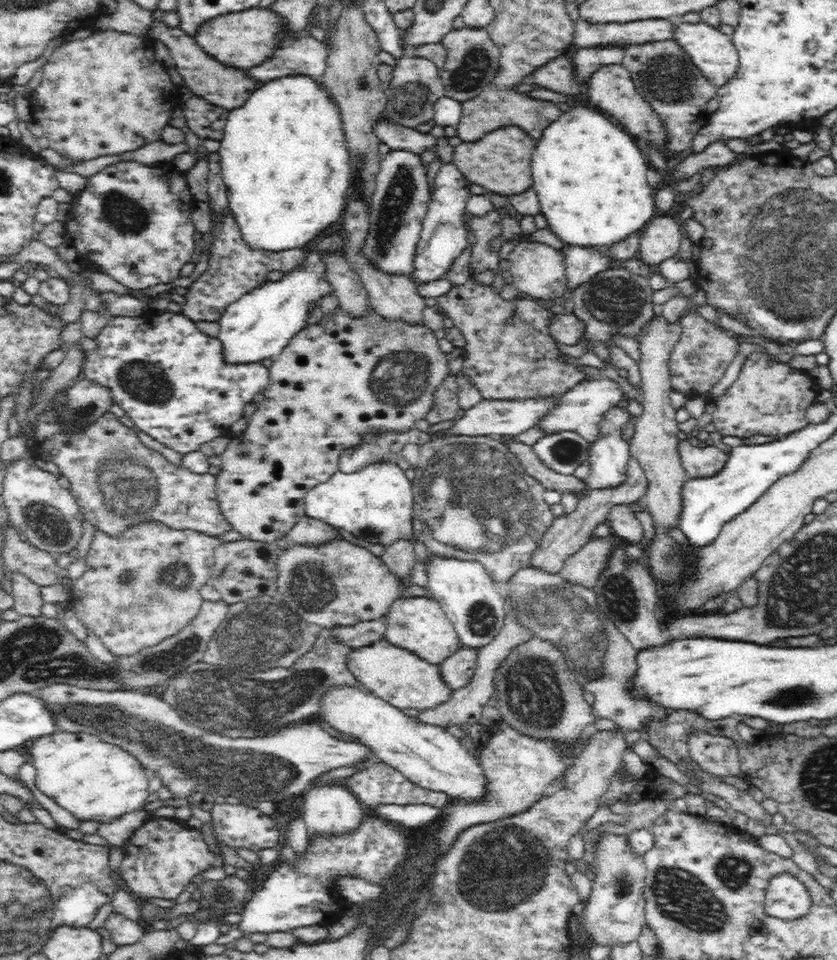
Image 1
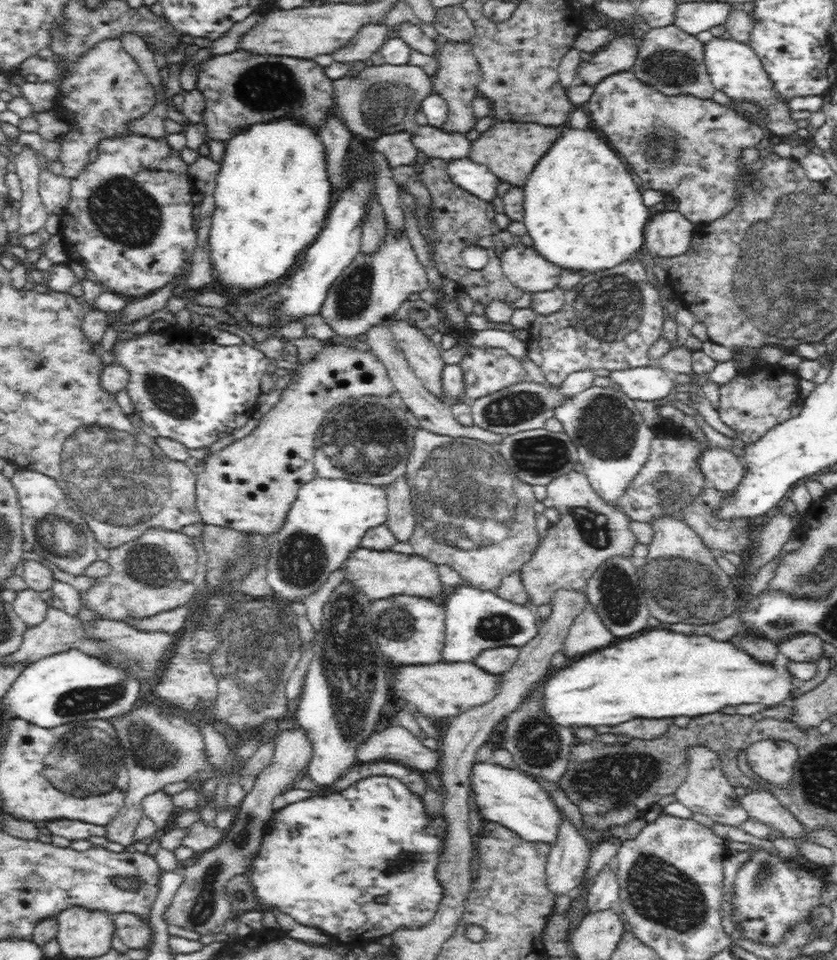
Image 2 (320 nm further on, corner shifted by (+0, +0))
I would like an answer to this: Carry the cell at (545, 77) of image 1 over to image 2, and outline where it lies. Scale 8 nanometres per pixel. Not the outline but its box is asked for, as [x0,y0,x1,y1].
[575,35,637,86]

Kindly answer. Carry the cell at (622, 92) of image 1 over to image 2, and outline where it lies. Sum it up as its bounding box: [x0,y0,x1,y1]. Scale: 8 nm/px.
[586,71,764,228]

